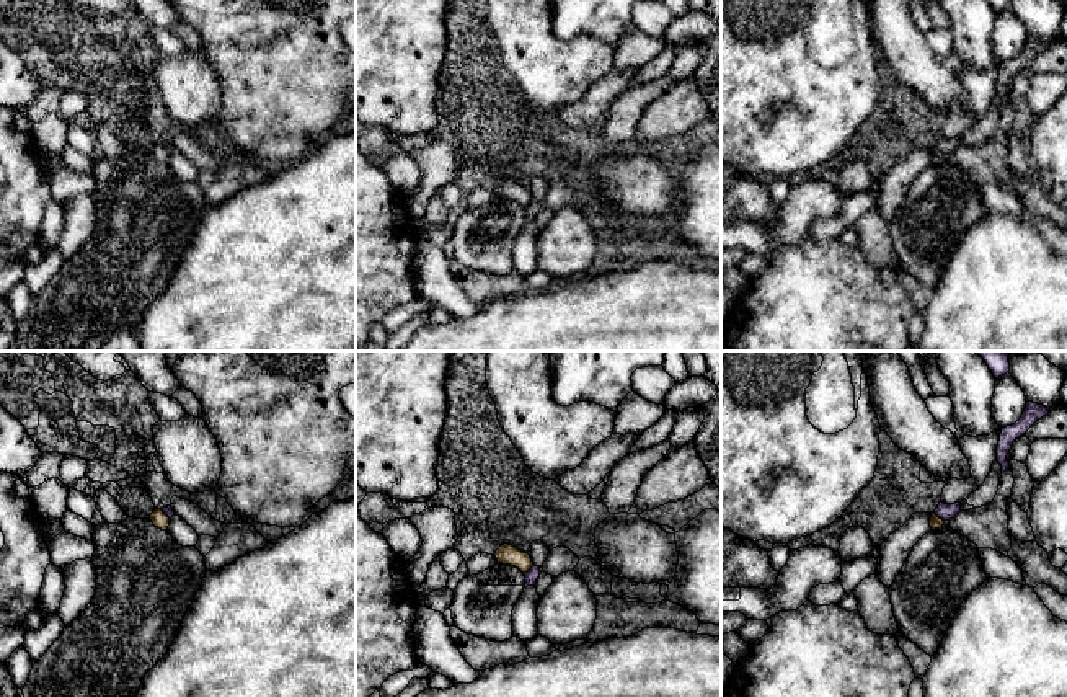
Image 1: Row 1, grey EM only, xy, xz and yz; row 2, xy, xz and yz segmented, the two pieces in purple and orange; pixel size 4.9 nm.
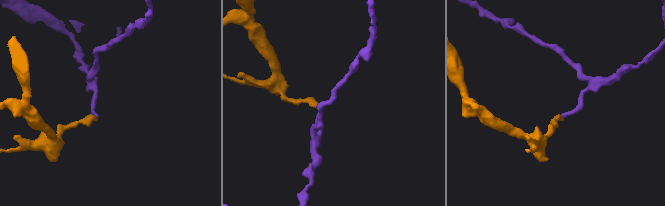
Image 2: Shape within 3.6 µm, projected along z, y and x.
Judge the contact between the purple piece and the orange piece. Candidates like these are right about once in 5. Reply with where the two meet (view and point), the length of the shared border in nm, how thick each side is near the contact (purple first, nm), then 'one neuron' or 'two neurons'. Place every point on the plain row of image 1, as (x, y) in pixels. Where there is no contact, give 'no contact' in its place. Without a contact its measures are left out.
contact yz (938, 150); length 70 nm; calibres 80 and 60 nm; two neurons

